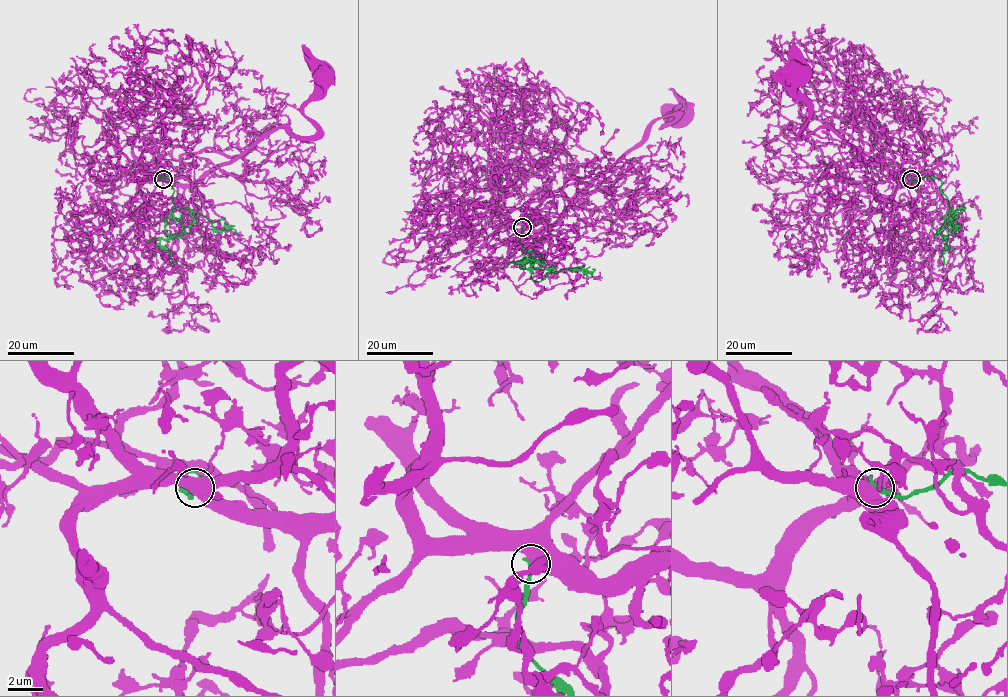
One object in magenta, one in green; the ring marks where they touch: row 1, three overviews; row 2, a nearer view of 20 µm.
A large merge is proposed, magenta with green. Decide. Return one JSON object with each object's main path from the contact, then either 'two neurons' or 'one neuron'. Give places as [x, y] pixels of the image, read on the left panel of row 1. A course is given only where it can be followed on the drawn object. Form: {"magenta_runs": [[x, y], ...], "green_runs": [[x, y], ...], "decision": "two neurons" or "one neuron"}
{"magenta_runs": [[163, 179], [193, 184], [234, 162], [276, 128], [314, 135], [316, 127], [304, 106], [321, 71]], "green_runs": [[163, 179], [160, 176], [170, 178], [173, 216], [173, 207], [198, 211], [219, 230], [233, 229], [233, 234]], "decision": "two neurons"}

